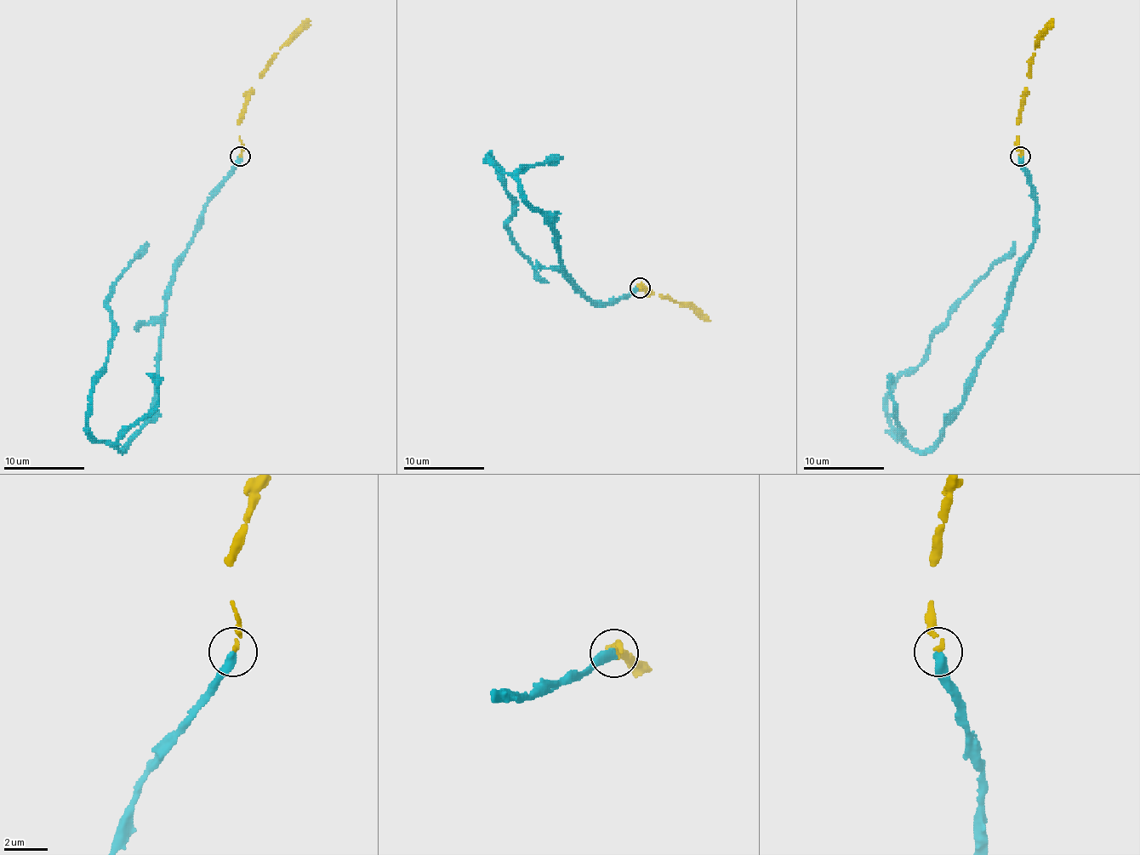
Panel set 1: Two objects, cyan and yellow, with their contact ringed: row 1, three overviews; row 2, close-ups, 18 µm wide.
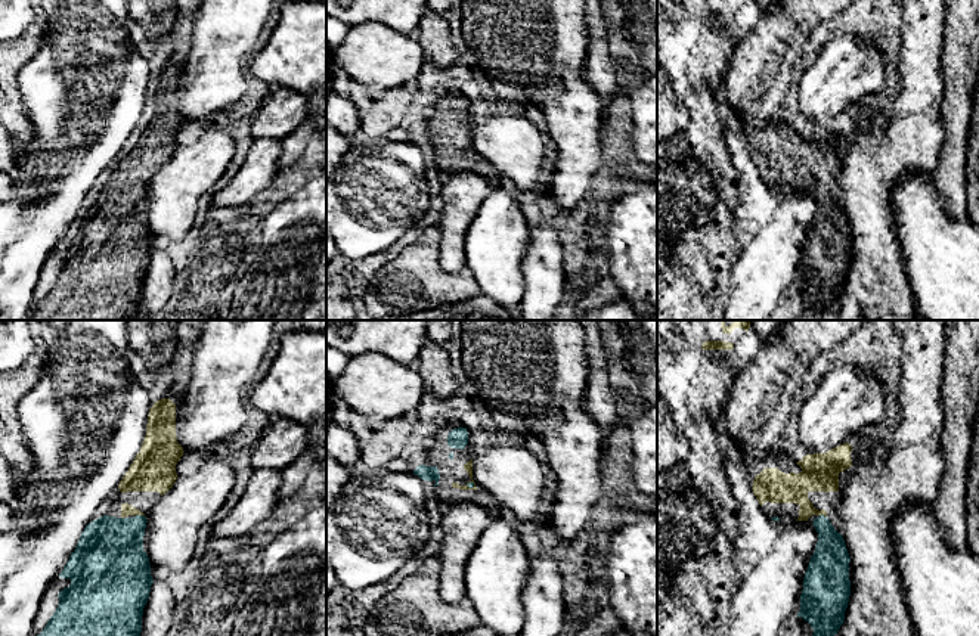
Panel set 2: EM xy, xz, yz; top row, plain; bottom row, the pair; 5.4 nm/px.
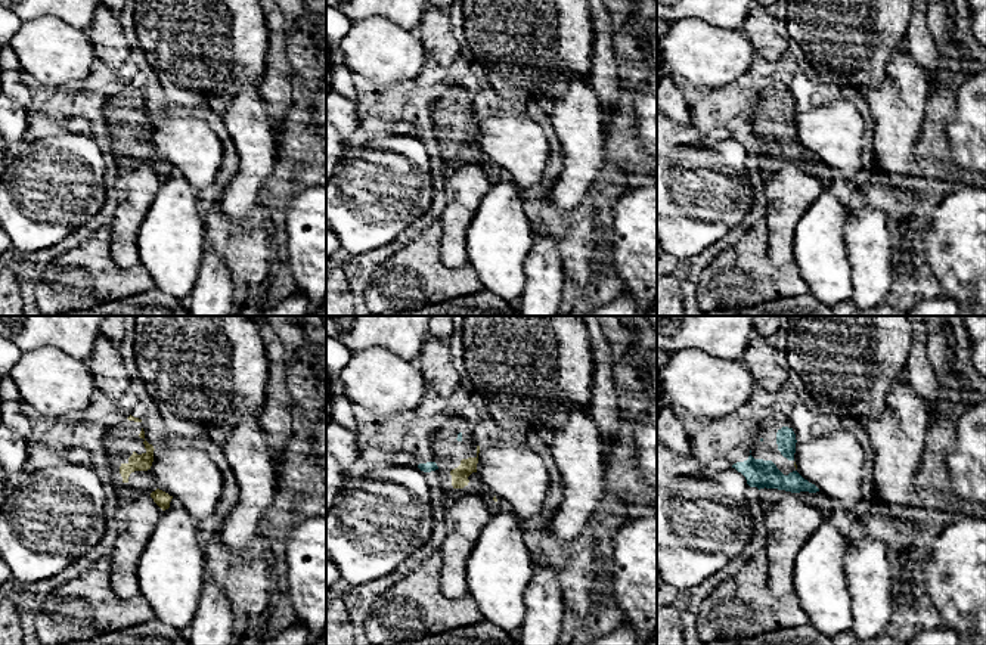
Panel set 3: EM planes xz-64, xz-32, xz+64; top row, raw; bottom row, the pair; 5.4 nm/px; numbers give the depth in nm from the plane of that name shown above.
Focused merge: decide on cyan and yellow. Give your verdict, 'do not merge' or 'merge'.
merge

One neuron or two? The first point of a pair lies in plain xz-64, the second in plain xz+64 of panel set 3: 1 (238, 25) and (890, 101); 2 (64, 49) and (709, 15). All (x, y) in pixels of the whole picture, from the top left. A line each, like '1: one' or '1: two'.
1: two
2: two

